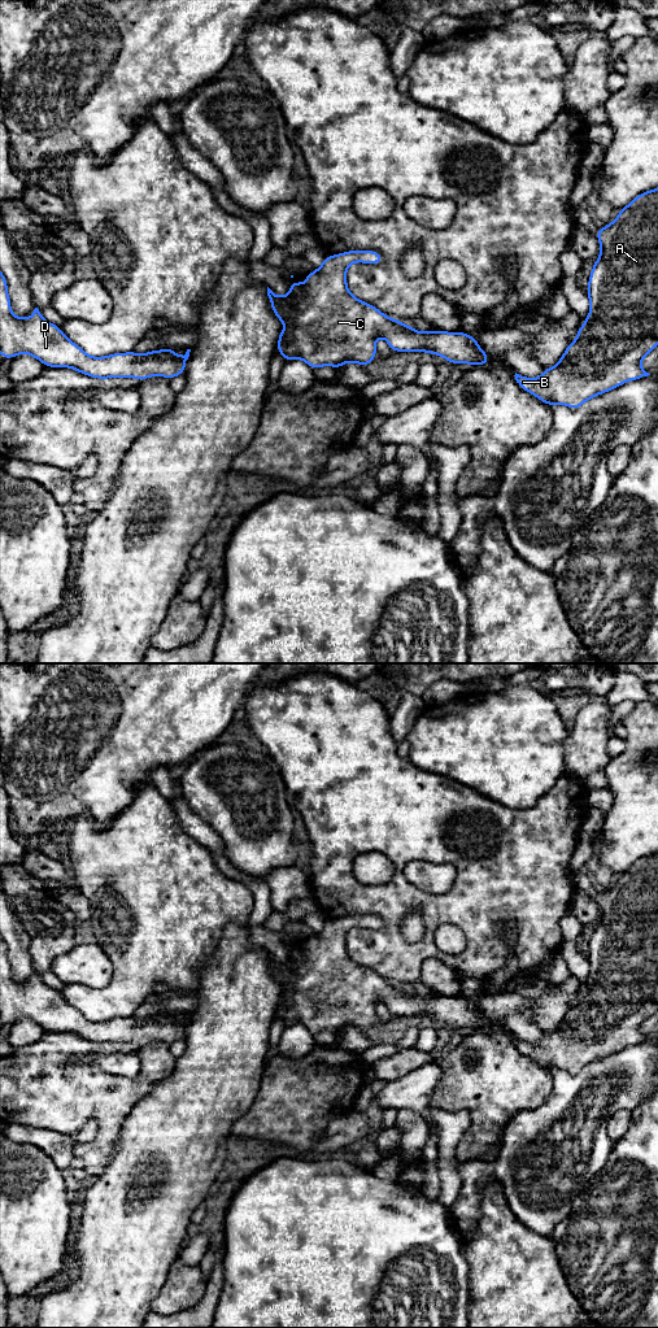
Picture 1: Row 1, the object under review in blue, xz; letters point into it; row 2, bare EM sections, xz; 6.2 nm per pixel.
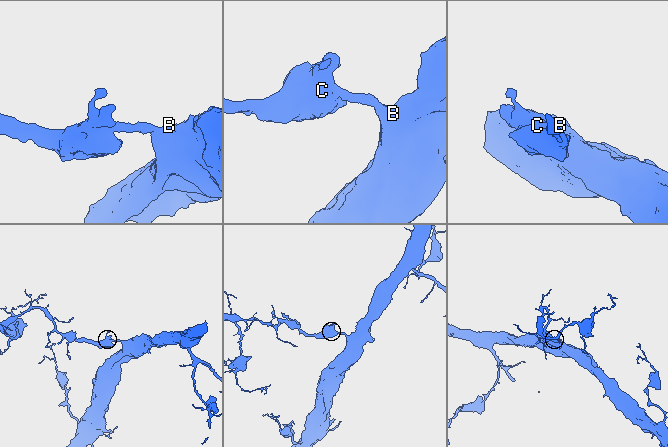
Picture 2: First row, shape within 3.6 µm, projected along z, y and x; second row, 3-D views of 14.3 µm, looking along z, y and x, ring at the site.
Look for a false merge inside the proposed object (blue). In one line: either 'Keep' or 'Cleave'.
Keep

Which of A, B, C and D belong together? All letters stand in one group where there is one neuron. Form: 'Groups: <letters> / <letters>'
Groups: A B C D

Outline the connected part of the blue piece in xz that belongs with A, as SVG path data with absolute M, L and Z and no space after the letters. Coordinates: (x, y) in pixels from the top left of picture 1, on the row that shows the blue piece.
M658 187L636 196L627 206L619 210L619 214L614 222L607 223L603 228L596 231L594 234L601 245L601 254L592 267L589 275L589 284L587 287L587 295L591 301L589 315L584 321L584 325L579 327L576 332L576 340L568 344L559 362L554 367L544 369L540 378L531 379L527 376L522 376L517 373L514 375L518 386L522 389L532 393L549 406L552 406L553 404L559 404L567 405L571 409L579 409L587 400L594 396L606 393L610 389L614 389L628 380L637 380L650 375L640 366L640 362L648 353L653 352L658 345Z

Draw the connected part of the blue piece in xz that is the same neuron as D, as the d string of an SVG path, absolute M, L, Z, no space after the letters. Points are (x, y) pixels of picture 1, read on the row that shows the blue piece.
M0 270L0 354L4 360L22 353L38 358L44 366L71 367L96 379L136 378L148 379L161 375L171 379L184 374L191 349L177 356L174 349L135 352L91 357L69 340L58 326L44 319L38 308L31 318L12 313L6 279Z

